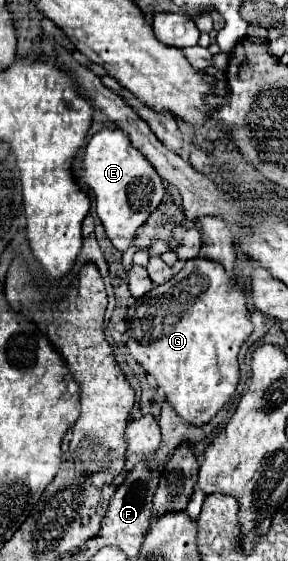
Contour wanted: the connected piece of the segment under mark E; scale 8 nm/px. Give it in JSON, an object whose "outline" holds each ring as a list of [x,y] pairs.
{"outline":[[[104,127],[98,131],[84,153],[84,175],[86,187],[94,193],[96,213],[106,229],[112,245],[124,253],[136,235],[136,229],[148,219],[148,215],[162,203],[166,187],[162,177],[154,171],[150,161],[130,143],[126,131]]]}

